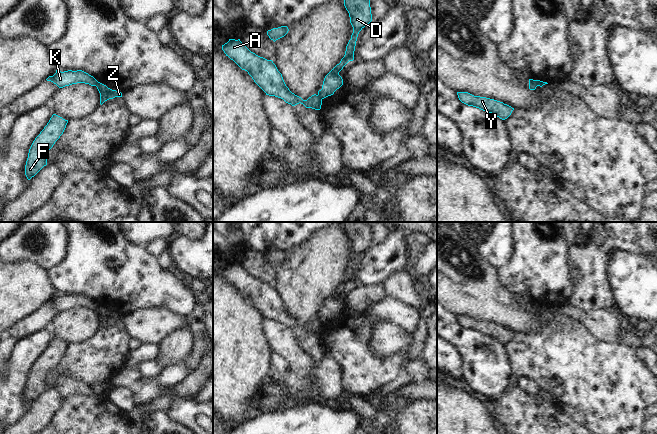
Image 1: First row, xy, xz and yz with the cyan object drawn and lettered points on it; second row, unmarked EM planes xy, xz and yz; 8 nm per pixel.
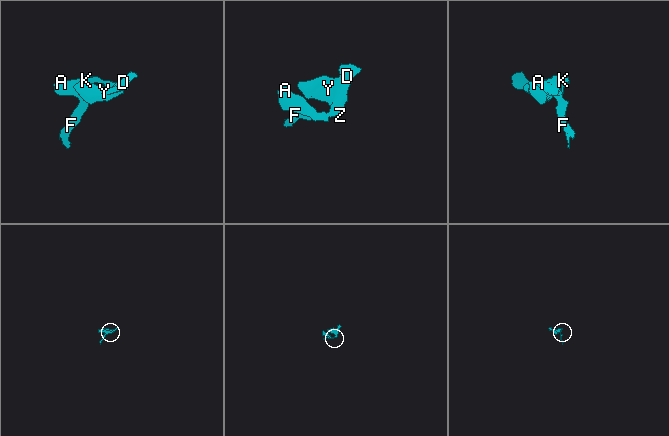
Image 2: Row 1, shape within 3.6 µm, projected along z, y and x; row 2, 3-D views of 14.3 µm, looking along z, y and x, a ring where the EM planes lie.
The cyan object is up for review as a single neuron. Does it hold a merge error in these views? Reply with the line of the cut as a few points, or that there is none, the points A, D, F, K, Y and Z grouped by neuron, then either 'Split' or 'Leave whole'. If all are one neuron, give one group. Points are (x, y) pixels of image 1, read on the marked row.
Split along xz (318, 94), (321, 99). Groups: A F K / D Y Z. Split

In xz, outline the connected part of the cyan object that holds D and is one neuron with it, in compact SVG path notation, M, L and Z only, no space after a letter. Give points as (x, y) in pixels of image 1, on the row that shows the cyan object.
M344 0L344 6L349 13L353 33L349 40L344 57L324 78L322 89L318 91L321 99L334 94L343 85L339 72L349 62L354 60L354 51L359 32L372 21L370 0Z

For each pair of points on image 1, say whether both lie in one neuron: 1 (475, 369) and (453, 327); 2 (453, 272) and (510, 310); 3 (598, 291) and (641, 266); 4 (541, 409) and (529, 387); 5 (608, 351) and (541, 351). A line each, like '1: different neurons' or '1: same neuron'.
1: same neuron
2: same neuron
3: different neurons
4: different neurons
5: same neuron

